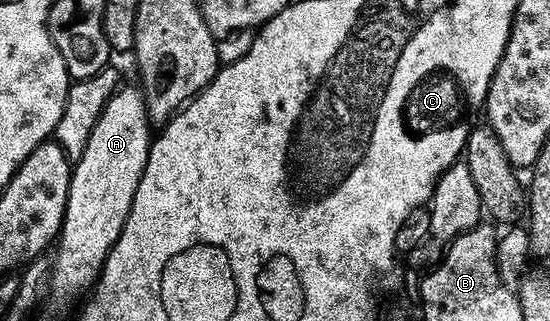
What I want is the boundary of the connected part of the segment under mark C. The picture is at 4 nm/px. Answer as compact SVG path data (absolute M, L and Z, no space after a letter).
M430 68L430 72L422 72L414 84L410 84L410 92L402 96L402 104L398 107L398 124L402 124L402 133L406 140L427 140L430 136L438 136L442 132L470 132L472 121L479 111L470 100L470 92L466 92L466 84L458 77L454 68Z

